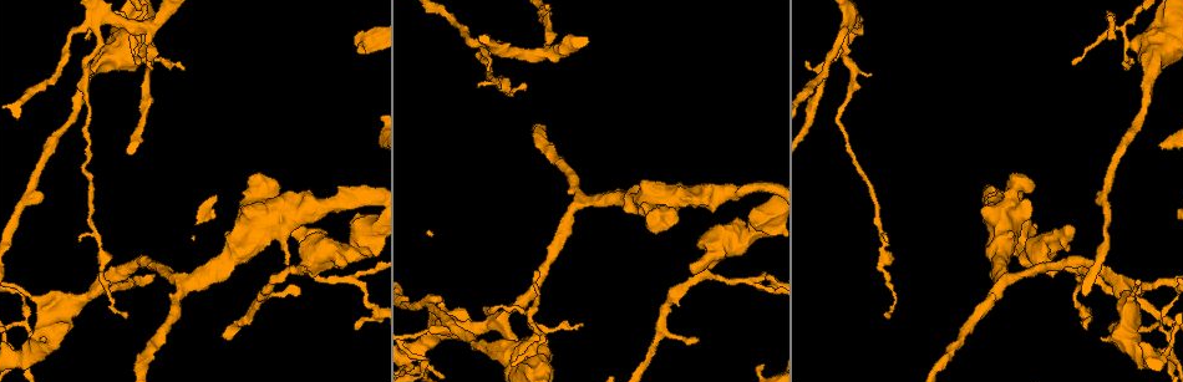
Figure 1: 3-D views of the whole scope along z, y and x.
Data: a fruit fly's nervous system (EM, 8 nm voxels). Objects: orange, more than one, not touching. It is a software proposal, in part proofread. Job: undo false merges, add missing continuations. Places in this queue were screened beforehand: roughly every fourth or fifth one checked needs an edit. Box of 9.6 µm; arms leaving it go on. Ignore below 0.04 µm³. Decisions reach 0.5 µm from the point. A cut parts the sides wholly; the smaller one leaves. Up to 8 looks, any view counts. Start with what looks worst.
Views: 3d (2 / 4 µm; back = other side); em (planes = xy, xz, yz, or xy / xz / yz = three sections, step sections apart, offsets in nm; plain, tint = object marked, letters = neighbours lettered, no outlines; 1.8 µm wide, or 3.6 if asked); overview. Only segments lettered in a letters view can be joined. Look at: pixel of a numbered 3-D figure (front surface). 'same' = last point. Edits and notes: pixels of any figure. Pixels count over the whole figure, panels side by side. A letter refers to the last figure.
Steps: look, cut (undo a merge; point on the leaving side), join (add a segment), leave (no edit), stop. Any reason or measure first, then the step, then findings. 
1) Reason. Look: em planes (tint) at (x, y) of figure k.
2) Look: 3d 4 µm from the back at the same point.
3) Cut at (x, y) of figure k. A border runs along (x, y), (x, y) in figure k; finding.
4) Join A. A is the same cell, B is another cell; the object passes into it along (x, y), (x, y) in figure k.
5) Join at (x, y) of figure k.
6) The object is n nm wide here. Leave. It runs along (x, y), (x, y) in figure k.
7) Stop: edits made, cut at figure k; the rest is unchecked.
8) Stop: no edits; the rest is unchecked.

Branch point. Look: 3d 4 µm at (151, 28) of figure 1.

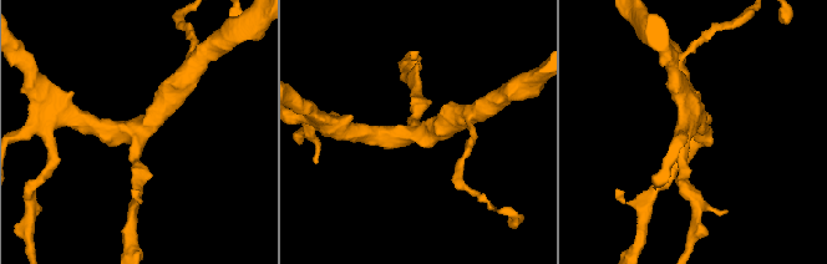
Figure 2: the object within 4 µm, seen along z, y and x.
3 arms meet here; the arms are 200, 260, 300 nm wide. Look: em planes (letters) at (412, 133) of figure 2.

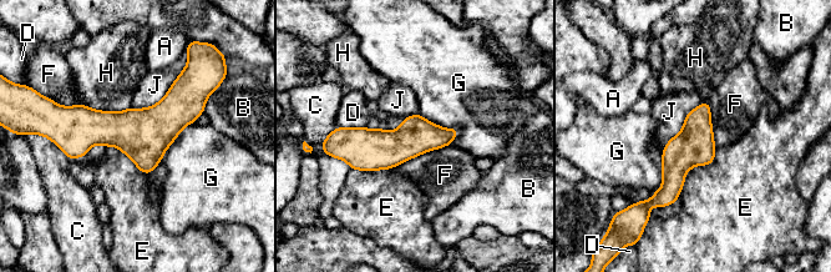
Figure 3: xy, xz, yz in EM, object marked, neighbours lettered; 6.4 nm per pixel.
The longest contact is with J, 480 nm. Leave. A, B, C, D, E, F, G, H and J are other cells; all the same neuron.

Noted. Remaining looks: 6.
Look: 3d 2 µm at (502, 317) of figure 1.

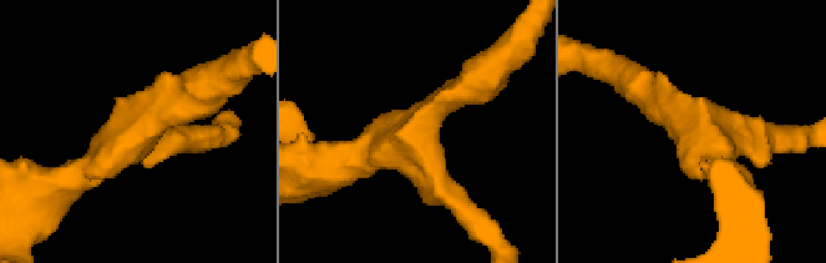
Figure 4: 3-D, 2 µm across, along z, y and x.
3 arms meet here; the arms are 180, 260, 280 nm wide; now the EM. Look: em planes (letters) at (139, 130) of figure 4.

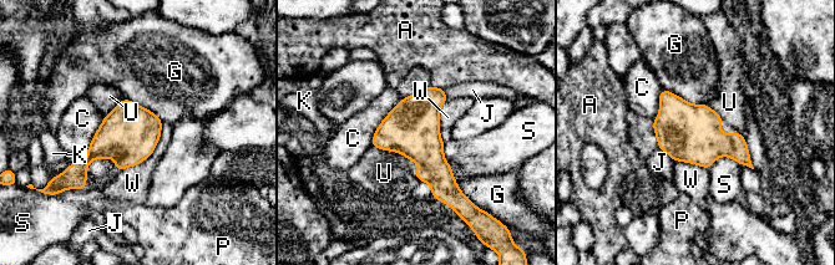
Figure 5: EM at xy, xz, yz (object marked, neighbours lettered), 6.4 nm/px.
The longest contact is with W, 420 nm. Leave. A, C, G, J, K, P, S, U and W are other cells; a border runs along (162, 122), (155, 149), (121, 171) in figure 5; continuous, no second neuron.

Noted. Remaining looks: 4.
Tapers out. Look: 3d 2 µm at (126, 314) of figure 1.

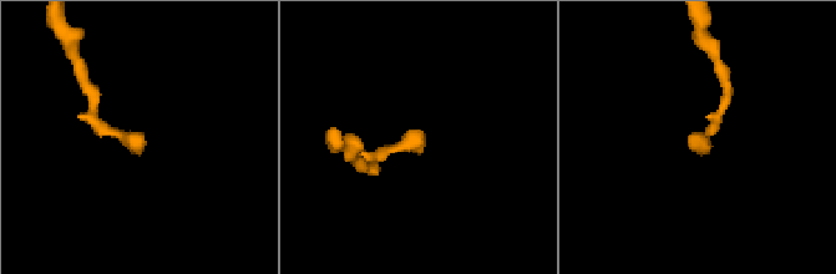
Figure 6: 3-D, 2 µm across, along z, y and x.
Look: em planes (tint) at (421, 149) of figure 6.

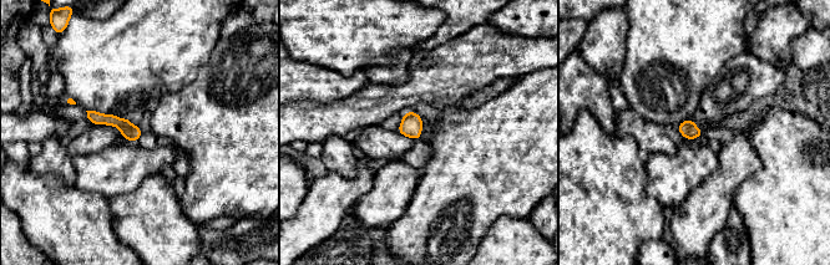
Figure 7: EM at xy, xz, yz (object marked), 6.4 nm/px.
Look: em planes (letters) at the same point.

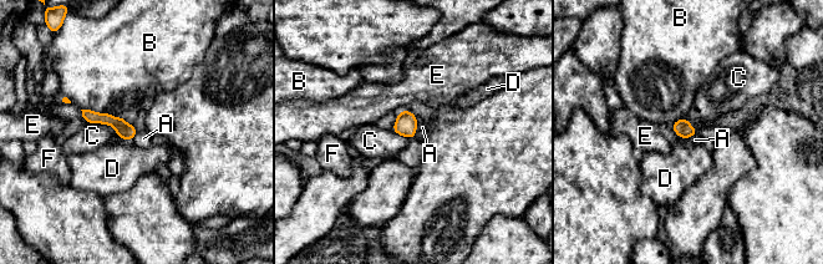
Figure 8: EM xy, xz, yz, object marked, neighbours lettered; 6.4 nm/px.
The object is 100 nm wide here. Leave. A, B, C, D, E and F are other cells; a border runs along (418, 122), (413, 137) in figure 8; no lettered segment goes on from it.

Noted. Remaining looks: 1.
Stop: no edits; the rest is unchecked.

